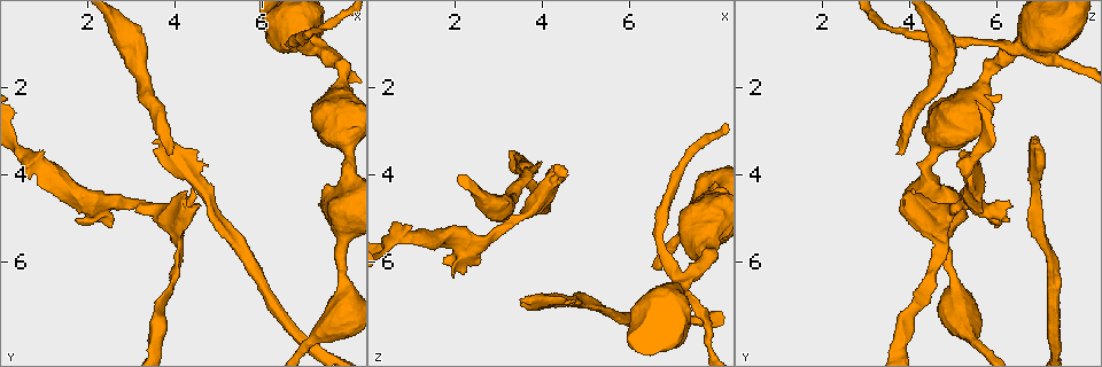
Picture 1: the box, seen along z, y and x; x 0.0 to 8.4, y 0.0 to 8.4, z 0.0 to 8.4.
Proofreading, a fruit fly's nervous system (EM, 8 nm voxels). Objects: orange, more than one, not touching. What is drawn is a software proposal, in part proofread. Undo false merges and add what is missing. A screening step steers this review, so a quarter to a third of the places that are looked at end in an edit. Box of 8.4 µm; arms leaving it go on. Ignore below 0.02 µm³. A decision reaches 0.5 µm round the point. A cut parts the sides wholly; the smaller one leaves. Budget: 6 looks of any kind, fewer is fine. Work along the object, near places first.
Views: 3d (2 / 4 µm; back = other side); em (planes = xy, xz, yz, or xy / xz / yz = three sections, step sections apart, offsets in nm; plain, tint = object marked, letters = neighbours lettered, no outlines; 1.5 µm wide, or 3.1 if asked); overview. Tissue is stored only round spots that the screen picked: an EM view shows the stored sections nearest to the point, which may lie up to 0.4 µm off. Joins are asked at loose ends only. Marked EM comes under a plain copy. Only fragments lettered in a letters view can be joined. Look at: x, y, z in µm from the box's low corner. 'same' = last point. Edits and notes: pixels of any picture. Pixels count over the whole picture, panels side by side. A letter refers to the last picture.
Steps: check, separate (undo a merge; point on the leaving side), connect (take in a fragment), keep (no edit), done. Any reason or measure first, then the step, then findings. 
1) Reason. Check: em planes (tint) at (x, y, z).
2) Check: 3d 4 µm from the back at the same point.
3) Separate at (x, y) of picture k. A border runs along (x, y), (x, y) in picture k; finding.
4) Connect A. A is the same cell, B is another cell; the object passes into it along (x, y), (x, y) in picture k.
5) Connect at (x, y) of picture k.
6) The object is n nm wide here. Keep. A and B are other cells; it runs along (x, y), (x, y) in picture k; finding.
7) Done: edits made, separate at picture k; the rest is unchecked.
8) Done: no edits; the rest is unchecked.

Free end. Check: em planes (letters) at (3.85, 3.60, 3.75).

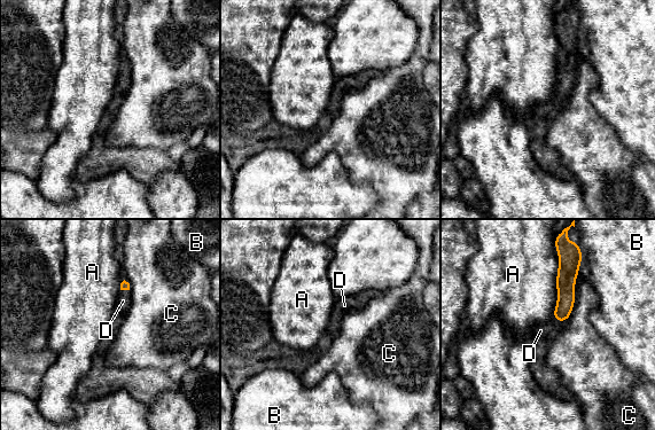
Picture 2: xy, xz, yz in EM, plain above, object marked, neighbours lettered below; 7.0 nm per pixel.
Connect at (540, 330) of picture 2. D is the same cell, A, B and C are other cells; the object passes into it along (566, 284), (556, 319), (540, 330) in picture 2; it goes on there.

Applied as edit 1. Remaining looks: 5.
Sudden change in width. Check: 3d 4 µm at (3.90, 6.60, 4.45).

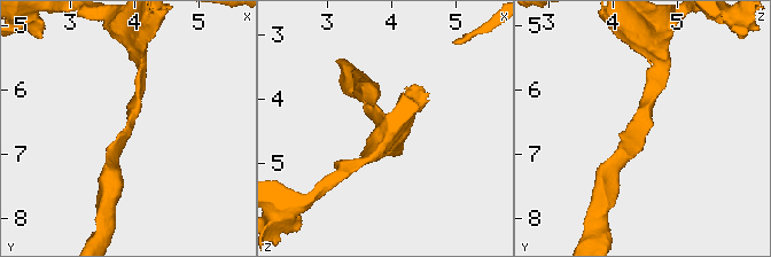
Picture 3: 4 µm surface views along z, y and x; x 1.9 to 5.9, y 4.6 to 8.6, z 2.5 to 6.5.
Check: em xz step 8 (letters) at (3.95, 6.60, 4.40).

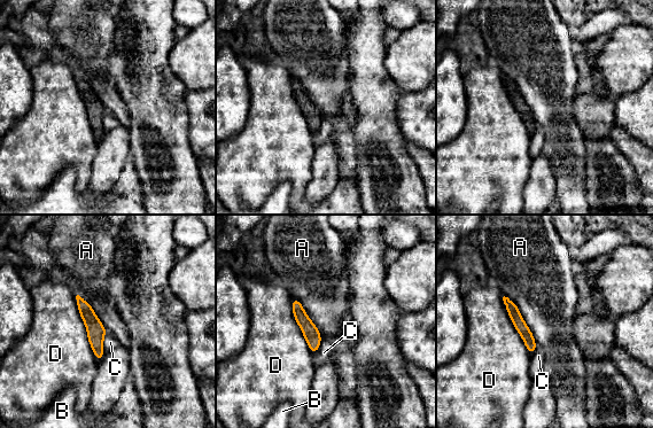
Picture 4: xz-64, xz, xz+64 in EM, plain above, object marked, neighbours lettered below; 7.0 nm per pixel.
Keep. A, B, C and D are other cells; a border runs along (107, 332), (103, 337), (103, 353) in picture 4; one neuron here.

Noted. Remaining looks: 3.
Free end. Check: 3d 4 µm at (3.50, 3.30, 6.85).

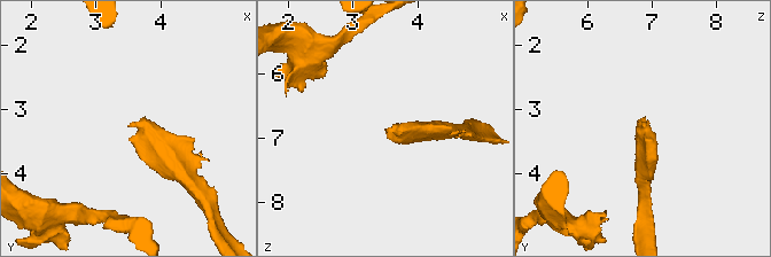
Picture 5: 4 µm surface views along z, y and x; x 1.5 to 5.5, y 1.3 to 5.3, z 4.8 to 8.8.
Need the tissue. Check: em xy step 4 (letters) at (3.50, 3.25, 6.80).

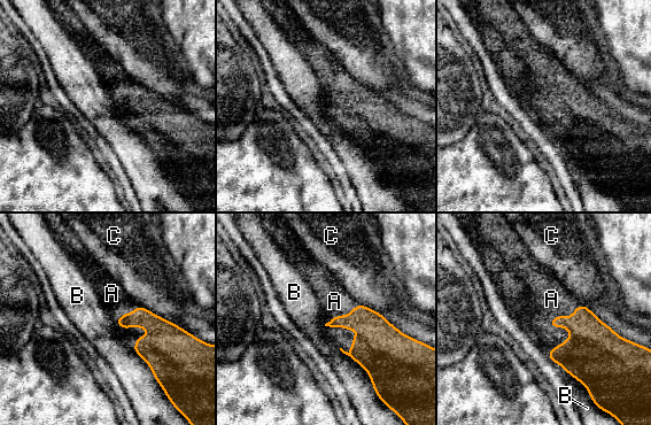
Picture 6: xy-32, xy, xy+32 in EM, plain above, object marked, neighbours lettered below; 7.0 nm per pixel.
Connect at (551, 299) of picture 6. A is the same cell, B and C are other cells; the object passes into it along (590, 340), (564, 316), (551, 299) in picture 6; it goes on there.

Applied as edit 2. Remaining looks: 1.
Done: edits made, connect at picture 2, connect at picture 6; the rest is unchecked.

